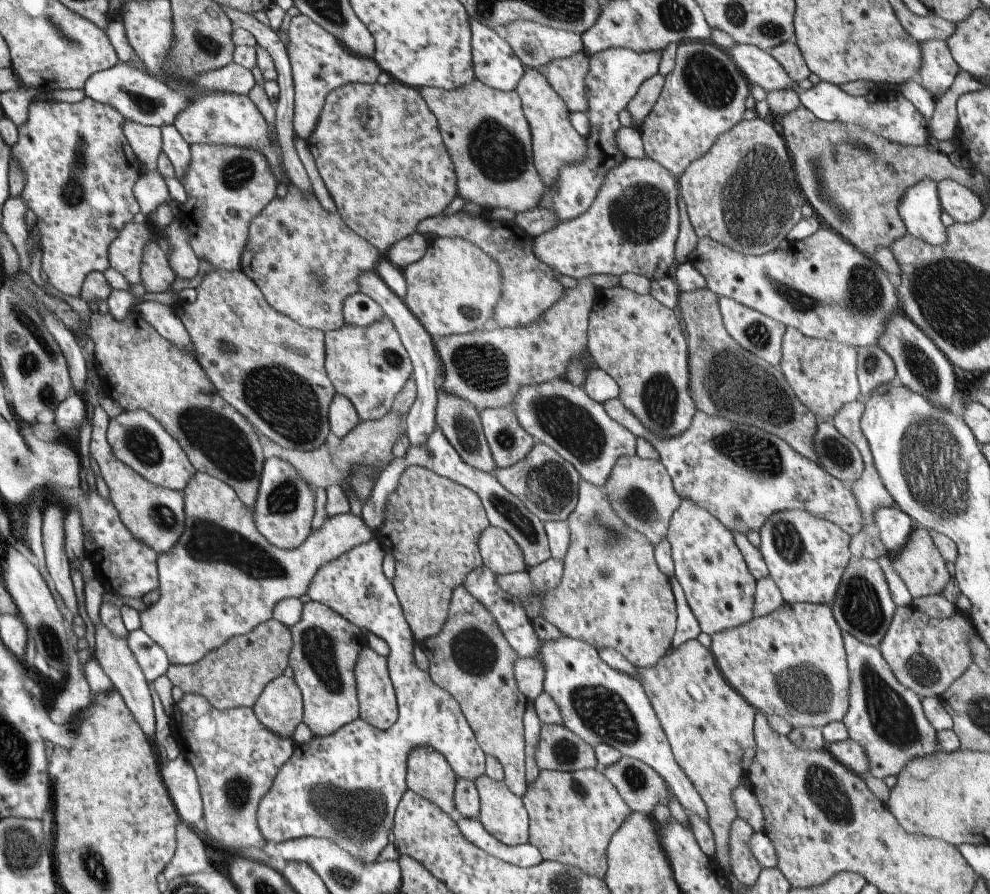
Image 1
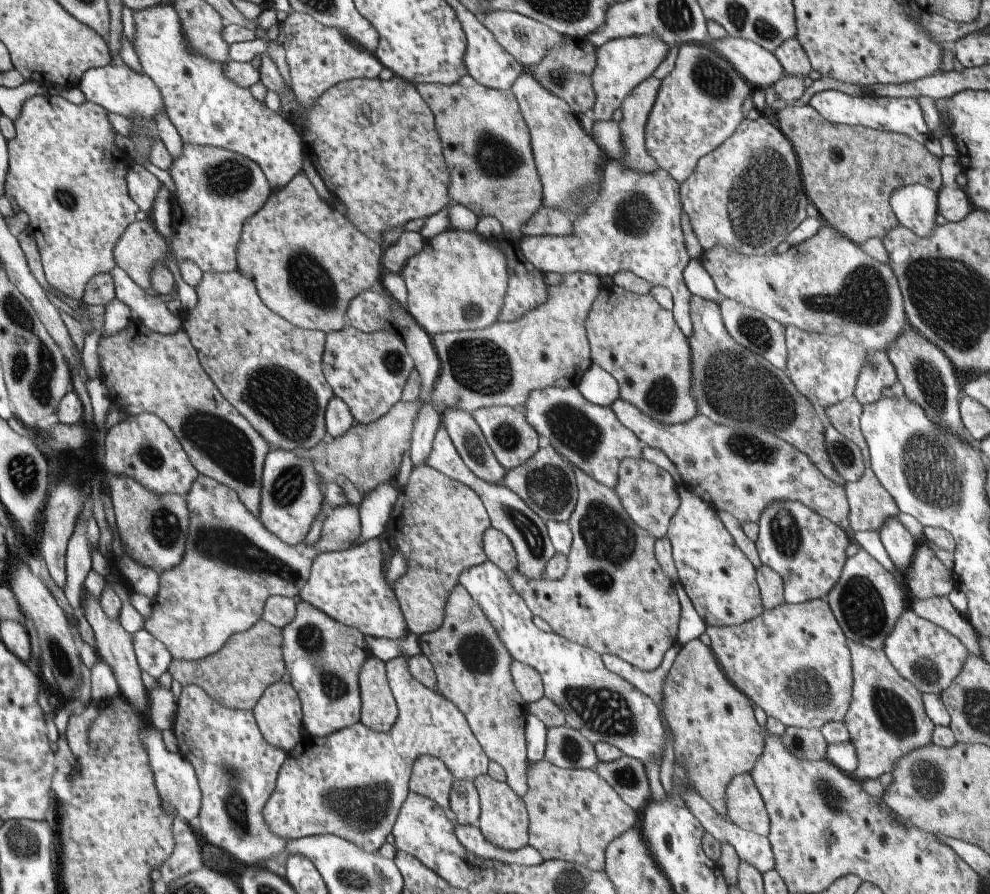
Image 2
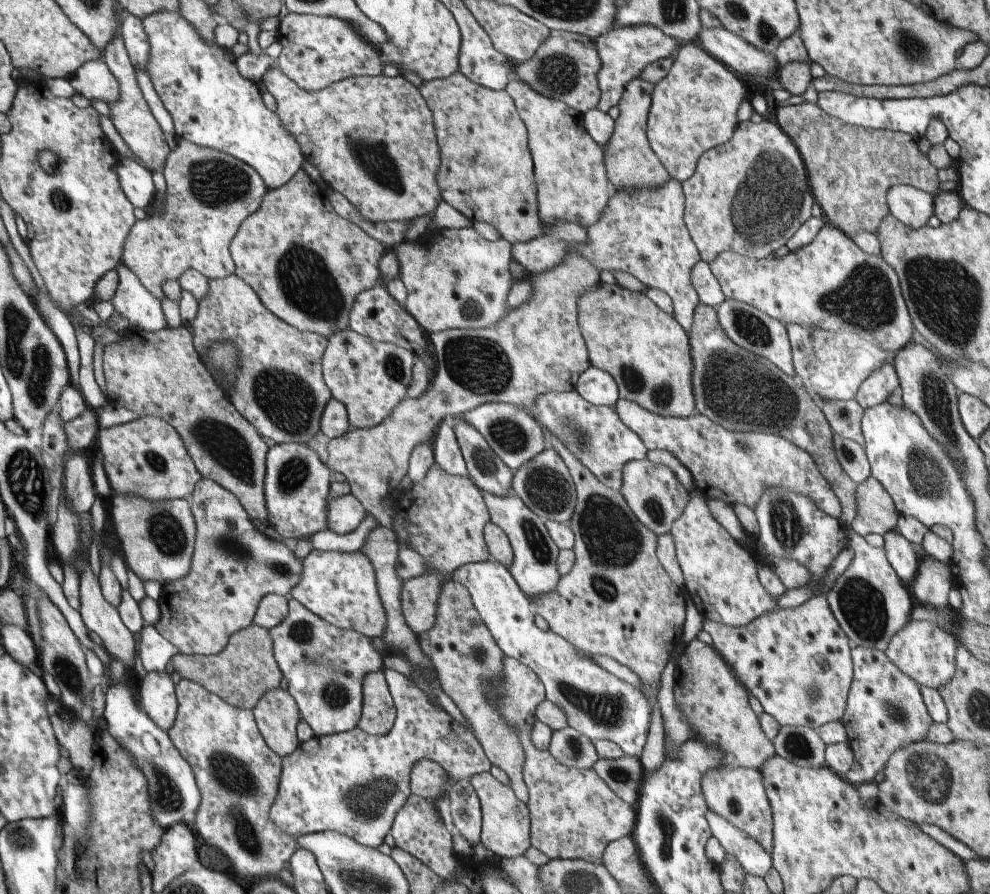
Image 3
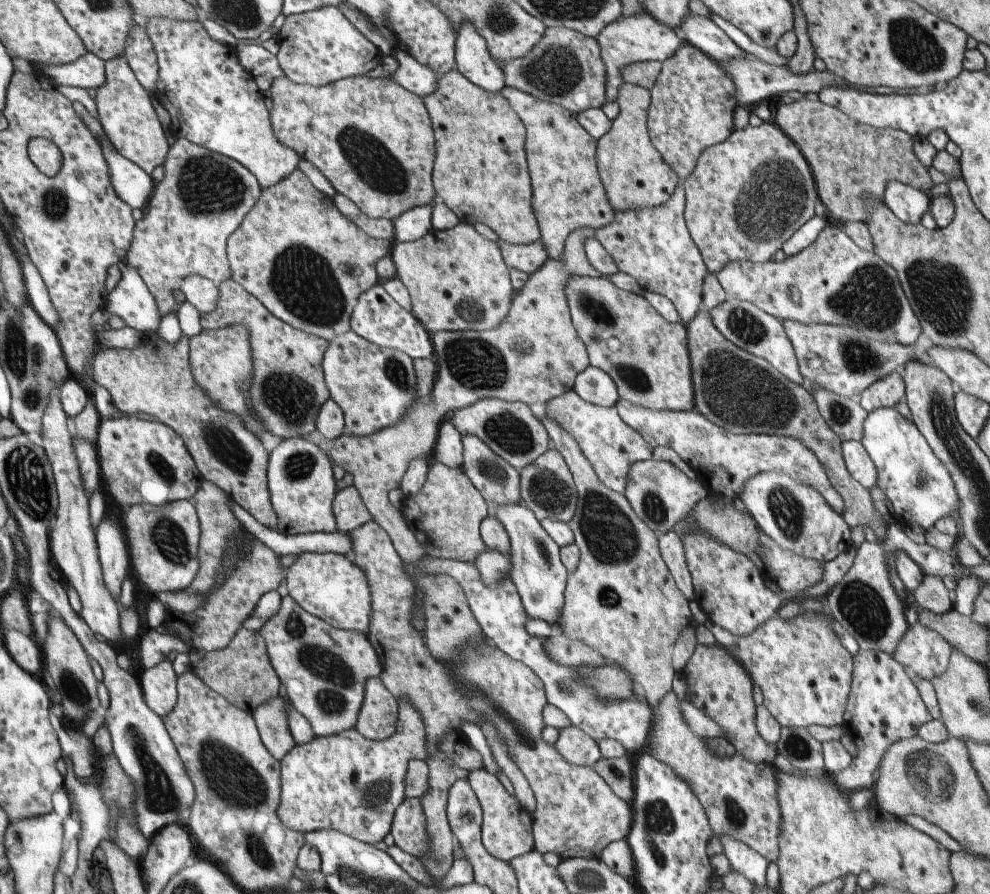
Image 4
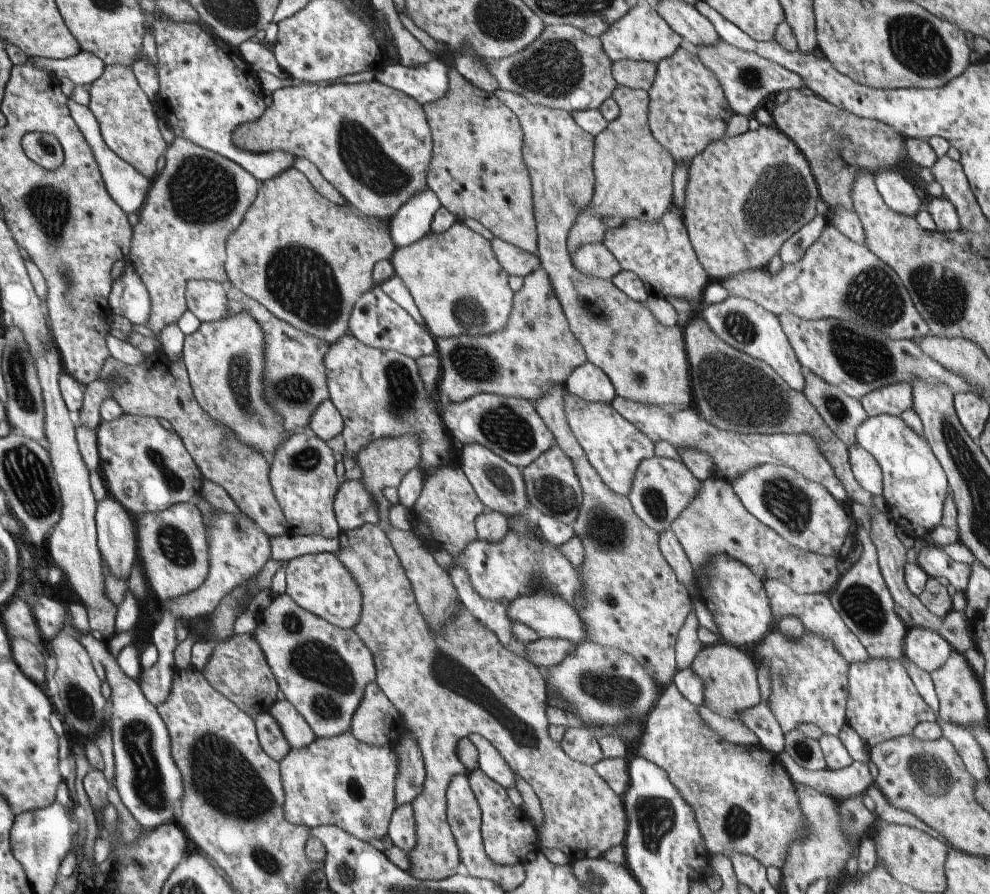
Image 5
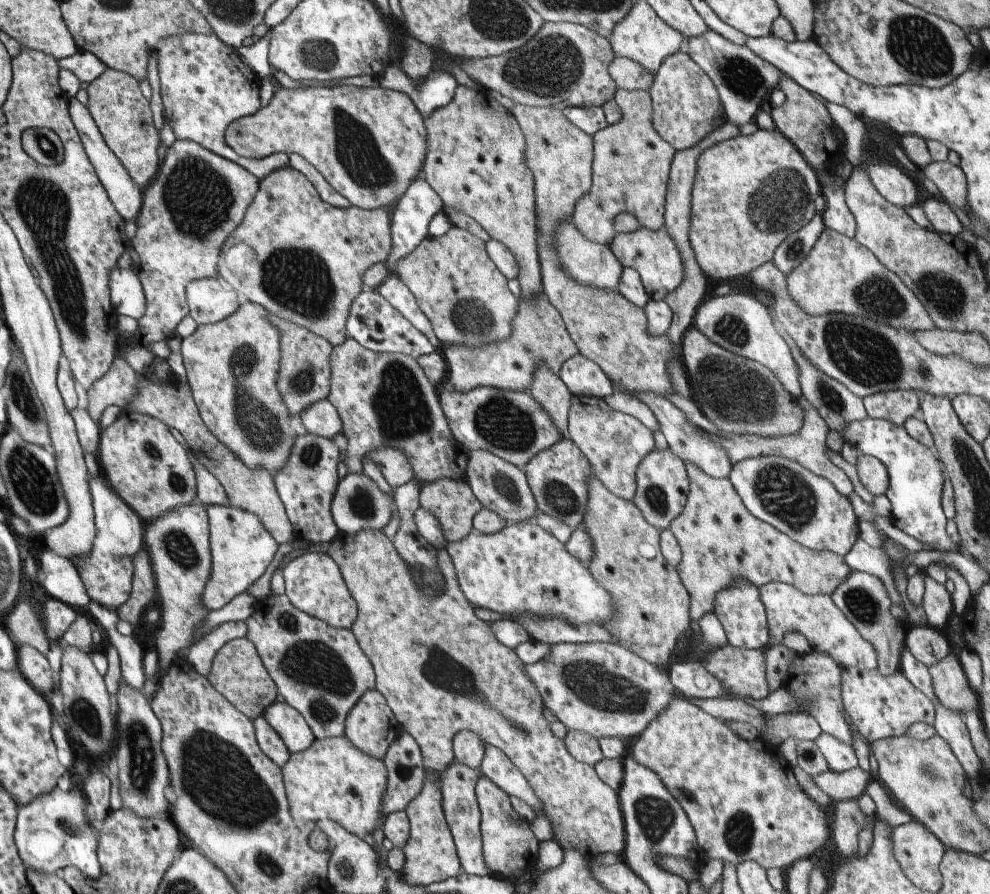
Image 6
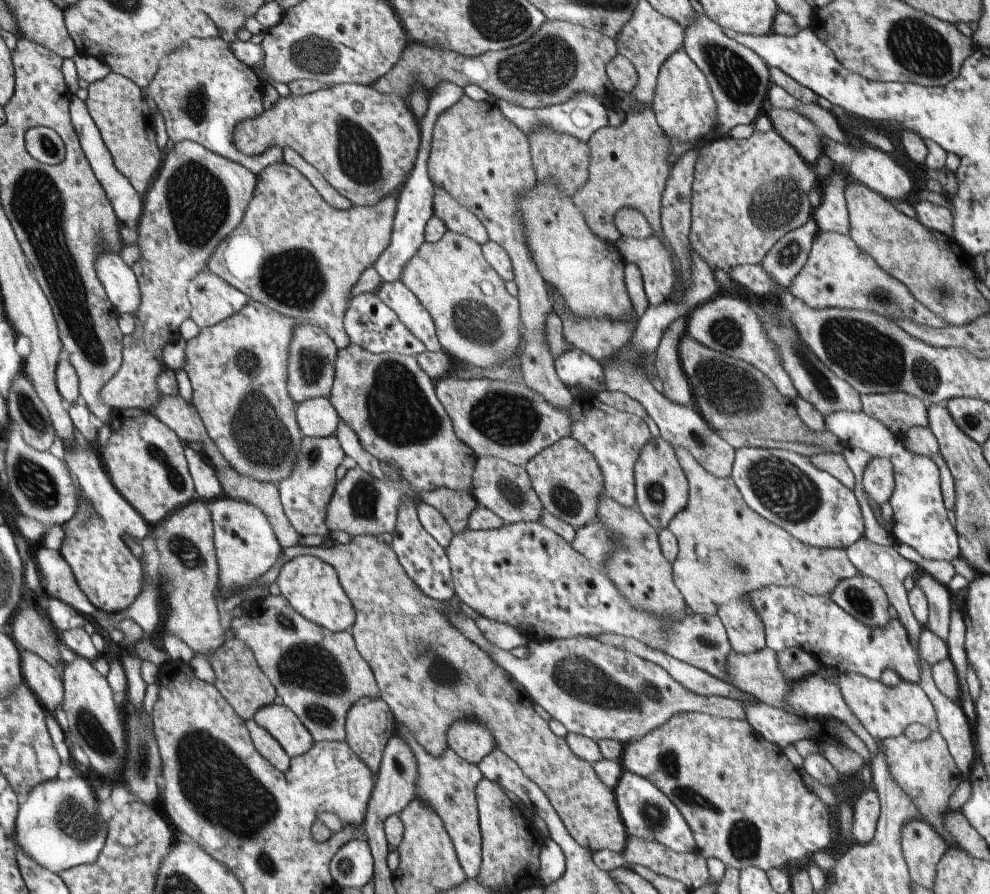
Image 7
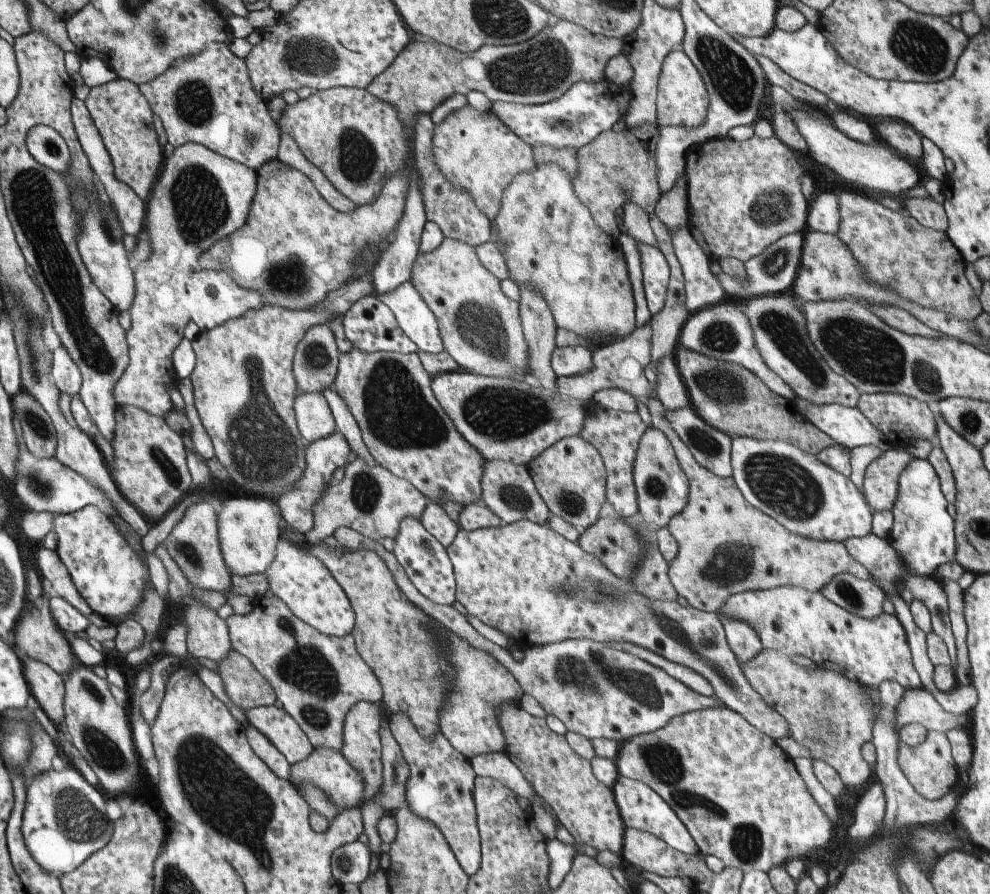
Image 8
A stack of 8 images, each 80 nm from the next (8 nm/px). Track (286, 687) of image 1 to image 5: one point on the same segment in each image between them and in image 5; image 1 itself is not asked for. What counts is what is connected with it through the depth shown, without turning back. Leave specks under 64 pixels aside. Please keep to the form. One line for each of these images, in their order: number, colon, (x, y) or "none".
2: (277, 714)
3: (275, 714)
4: (269, 719)
5: (271, 741)

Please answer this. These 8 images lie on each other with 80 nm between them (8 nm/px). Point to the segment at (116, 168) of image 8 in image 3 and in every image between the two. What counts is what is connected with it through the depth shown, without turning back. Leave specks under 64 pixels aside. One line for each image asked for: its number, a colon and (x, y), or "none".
3: (129, 114)
4: (125, 111)
5: (127, 123)
6: (114, 100)
7: (116, 105)

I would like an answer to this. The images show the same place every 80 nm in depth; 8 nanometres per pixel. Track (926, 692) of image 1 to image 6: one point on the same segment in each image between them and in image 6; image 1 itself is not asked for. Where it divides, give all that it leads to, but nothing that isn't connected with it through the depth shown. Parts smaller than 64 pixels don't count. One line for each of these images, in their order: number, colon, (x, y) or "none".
2: (929, 657)
3: (923, 651)
4: (924, 653)
5: (927, 650)
6: (927, 645)

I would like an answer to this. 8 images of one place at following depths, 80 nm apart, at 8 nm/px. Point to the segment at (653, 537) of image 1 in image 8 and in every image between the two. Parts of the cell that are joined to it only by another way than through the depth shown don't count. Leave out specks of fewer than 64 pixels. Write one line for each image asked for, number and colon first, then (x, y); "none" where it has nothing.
2: (650, 497)
3: (655, 497)
4: (659, 494)
5: (661, 488)
6: (661, 485)
7: (660, 488)
8: (661, 488)

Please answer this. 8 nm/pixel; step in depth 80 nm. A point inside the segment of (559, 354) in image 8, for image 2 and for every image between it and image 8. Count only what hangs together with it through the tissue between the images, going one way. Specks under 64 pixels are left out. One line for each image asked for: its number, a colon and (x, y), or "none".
2: (596, 386)
3: (596, 387)
4: (591, 385)
5: (586, 382)
6: (582, 377)
7: (576, 370)

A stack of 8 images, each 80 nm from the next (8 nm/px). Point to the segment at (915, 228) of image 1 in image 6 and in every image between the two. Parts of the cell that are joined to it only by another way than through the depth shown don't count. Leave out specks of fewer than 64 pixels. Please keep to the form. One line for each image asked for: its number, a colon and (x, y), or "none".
2: (914, 206)
3: (910, 206)
4: (908, 204)
5: (897, 193)
6: (894, 186)

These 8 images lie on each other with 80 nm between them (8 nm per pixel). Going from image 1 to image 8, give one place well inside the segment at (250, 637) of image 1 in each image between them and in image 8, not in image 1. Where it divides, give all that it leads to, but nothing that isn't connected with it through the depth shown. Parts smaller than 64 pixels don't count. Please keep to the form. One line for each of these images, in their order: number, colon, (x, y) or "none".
2: (235, 676)
3: (244, 669)
4: (240, 672)
5: (236, 669)
6: (236, 672)
7: (238, 678)
8: (245, 688)

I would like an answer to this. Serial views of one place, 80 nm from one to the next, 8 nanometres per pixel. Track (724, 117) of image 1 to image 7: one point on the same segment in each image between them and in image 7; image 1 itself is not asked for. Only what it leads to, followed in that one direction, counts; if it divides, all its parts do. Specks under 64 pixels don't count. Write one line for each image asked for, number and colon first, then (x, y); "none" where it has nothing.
2: (698, 105)
3: (693, 108)
4: (691, 105)
5: (687, 111)
6: (685, 105)
7: (682, 102)

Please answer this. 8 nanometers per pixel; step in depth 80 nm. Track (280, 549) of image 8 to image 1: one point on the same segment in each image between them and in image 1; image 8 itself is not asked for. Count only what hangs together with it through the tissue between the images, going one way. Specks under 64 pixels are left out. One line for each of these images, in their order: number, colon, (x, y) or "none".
1: (345, 787)
2: (347, 585)
3: (340, 588)
4: (328, 586)
5: (317, 583)
6: (313, 583)
7: (311, 586)

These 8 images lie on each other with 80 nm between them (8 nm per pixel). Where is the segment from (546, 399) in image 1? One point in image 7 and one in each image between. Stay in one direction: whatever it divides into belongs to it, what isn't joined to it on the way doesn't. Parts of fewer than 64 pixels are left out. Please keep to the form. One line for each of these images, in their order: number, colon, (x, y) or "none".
2: (588, 436)
3: (593, 434)
4: (611, 447)
5: (613, 447)
6: (613, 443)
7: (614, 438)

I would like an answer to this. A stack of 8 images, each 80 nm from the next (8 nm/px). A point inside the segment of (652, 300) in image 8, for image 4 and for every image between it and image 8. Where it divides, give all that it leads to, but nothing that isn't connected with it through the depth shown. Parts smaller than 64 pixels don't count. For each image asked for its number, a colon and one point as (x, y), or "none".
4: (653, 246)
5: (659, 253)
6: (655, 257)
7: (654, 261)

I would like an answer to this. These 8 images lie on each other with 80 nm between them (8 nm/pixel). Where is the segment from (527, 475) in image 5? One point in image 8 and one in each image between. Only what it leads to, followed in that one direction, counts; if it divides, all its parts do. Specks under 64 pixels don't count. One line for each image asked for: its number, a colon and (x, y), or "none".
6: (556, 476)
7: (566, 479)
8: (569, 476)

